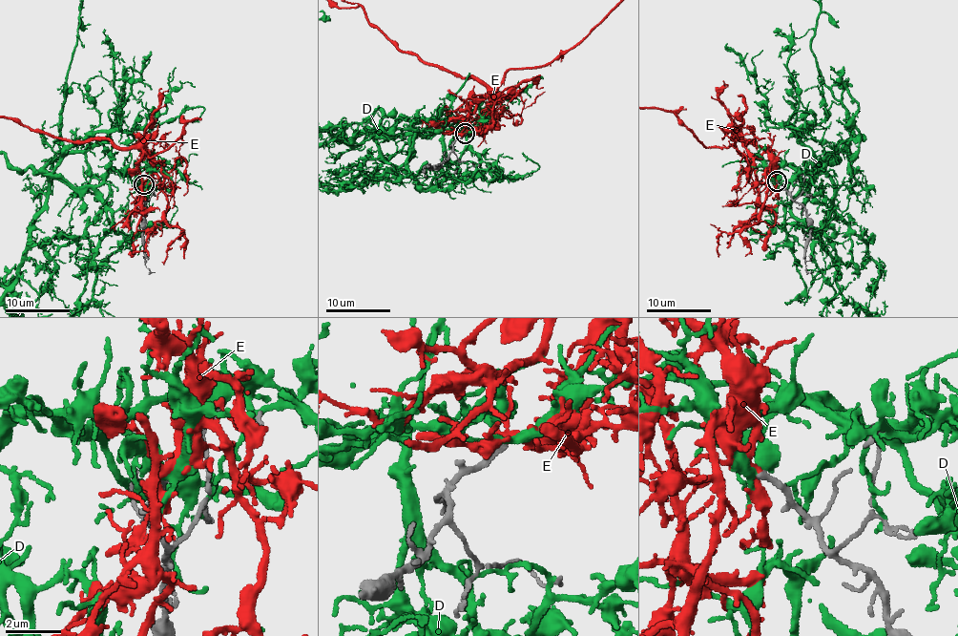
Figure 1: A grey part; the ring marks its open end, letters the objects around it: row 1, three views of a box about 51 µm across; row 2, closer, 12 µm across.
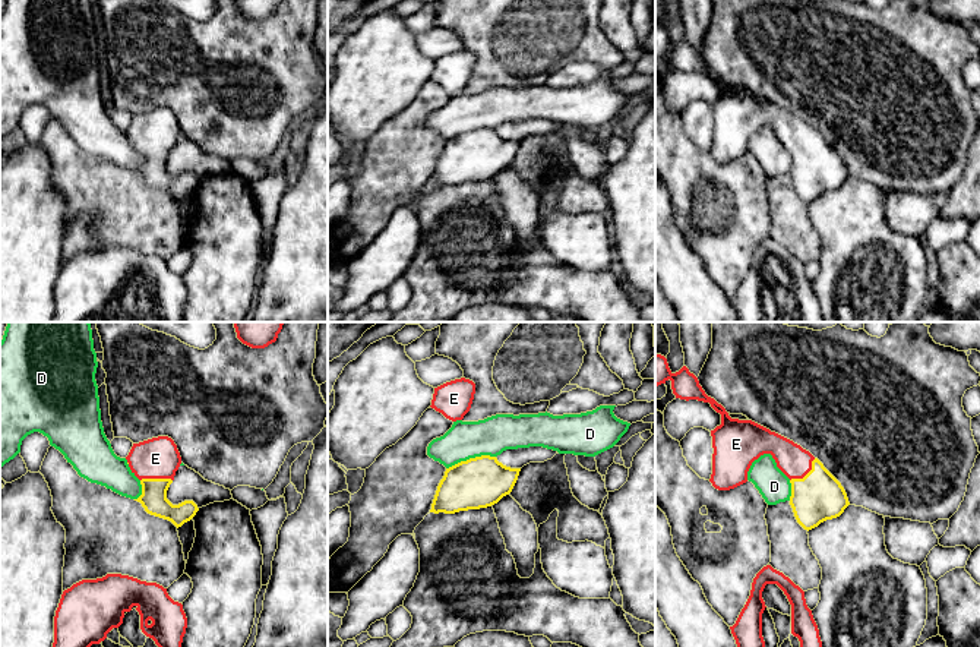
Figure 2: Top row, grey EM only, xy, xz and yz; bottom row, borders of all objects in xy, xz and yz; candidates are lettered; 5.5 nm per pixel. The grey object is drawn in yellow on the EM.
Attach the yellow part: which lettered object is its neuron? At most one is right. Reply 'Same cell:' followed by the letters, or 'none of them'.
Same cell: E

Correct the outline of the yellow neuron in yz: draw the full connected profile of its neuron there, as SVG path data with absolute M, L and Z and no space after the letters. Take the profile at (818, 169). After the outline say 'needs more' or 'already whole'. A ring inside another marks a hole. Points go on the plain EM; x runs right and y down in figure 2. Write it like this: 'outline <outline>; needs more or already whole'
outline M655 26L655 60L668 51L676 70L709 75L721 86L721 97L711 102L714 126L709 154L715 161L730 162L746 155L752 135L771 126L790 151L790 177L804 202L840 189L850 177L841 155L809 123L752 92L731 91L721 76L705 66L686 38L673 45L667 31Z; needs more

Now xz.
outline M490 127L461 133L446 141L430 184L455 186L491 179L512 164L519 143Z; already whole

